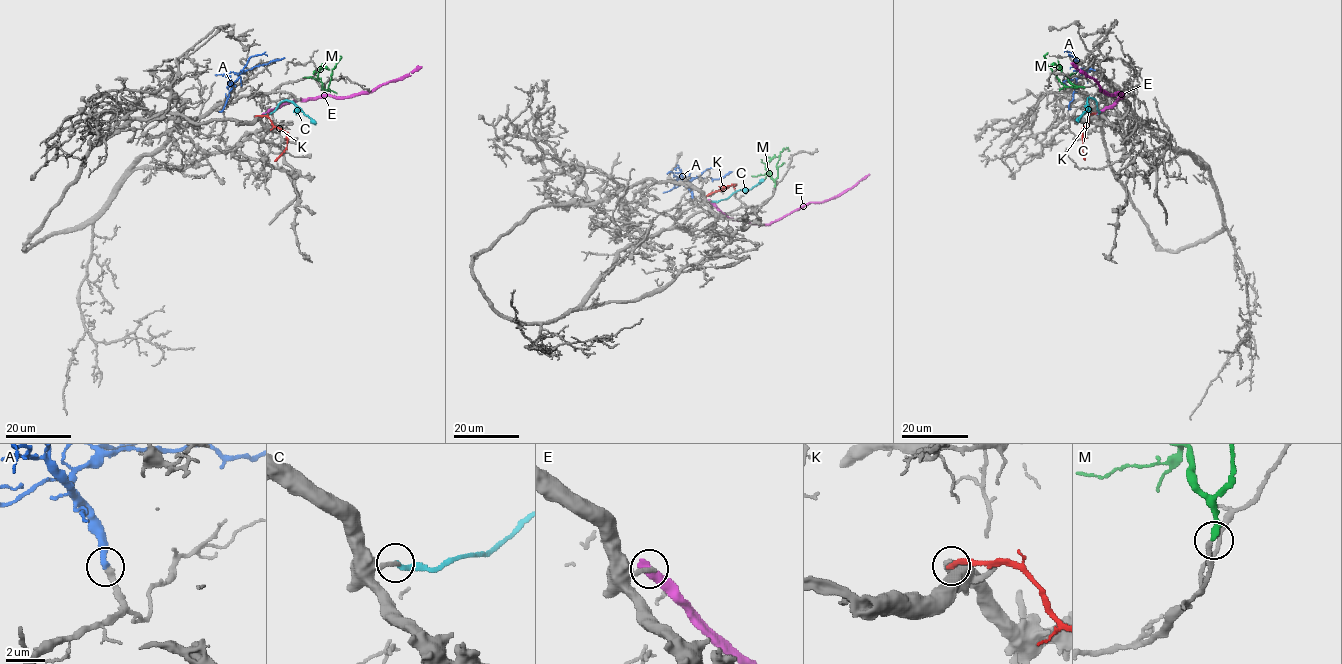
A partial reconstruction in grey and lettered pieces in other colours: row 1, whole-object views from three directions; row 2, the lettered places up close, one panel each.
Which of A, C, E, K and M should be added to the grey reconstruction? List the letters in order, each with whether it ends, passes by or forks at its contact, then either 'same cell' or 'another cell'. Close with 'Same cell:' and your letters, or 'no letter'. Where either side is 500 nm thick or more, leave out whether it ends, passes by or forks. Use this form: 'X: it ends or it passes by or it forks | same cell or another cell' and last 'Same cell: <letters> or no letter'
A: it ends | same cell
C: it ends | same cell
E: another cell
K: another cell
M: it ends | same cell
Same cell: A, C, M

